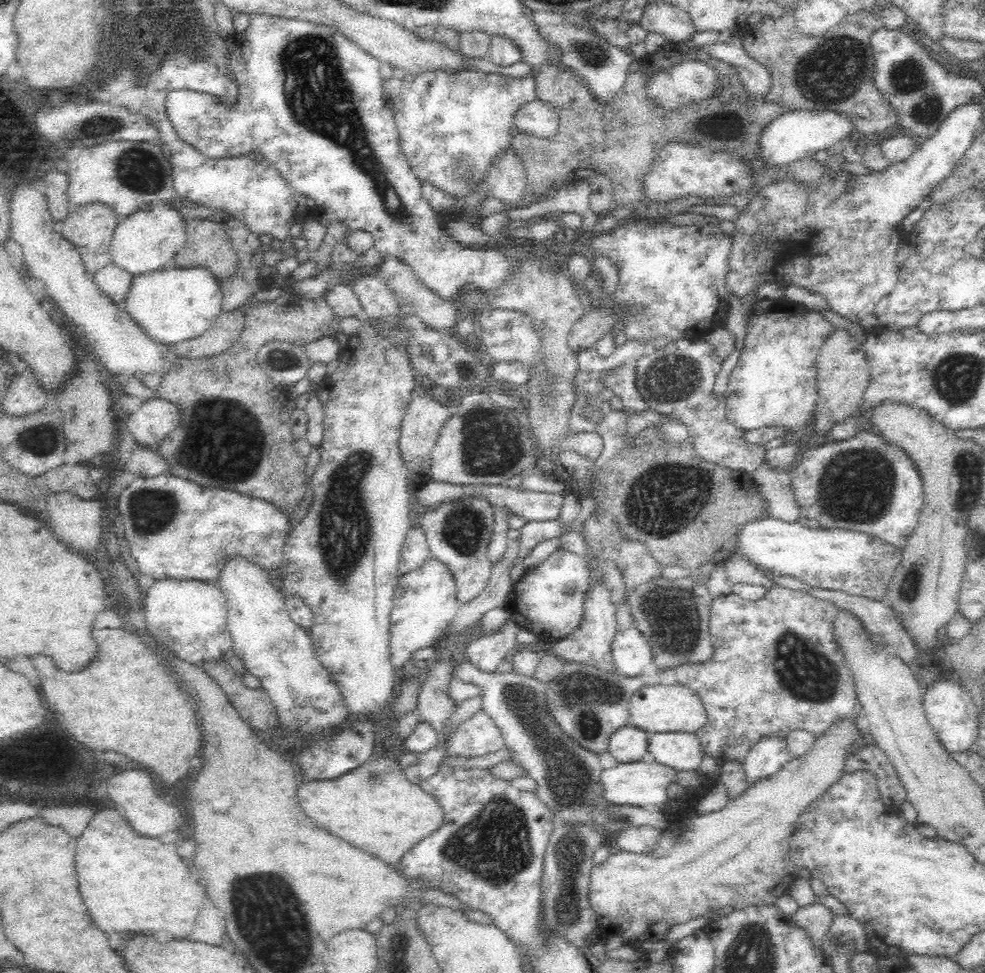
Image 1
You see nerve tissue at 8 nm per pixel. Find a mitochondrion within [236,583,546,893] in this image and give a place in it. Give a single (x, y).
(499, 848)

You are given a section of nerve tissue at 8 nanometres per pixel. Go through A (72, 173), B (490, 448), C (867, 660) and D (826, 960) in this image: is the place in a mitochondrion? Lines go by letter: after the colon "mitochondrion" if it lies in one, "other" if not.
A: other
B: mitochondrion
C: other
D: other

